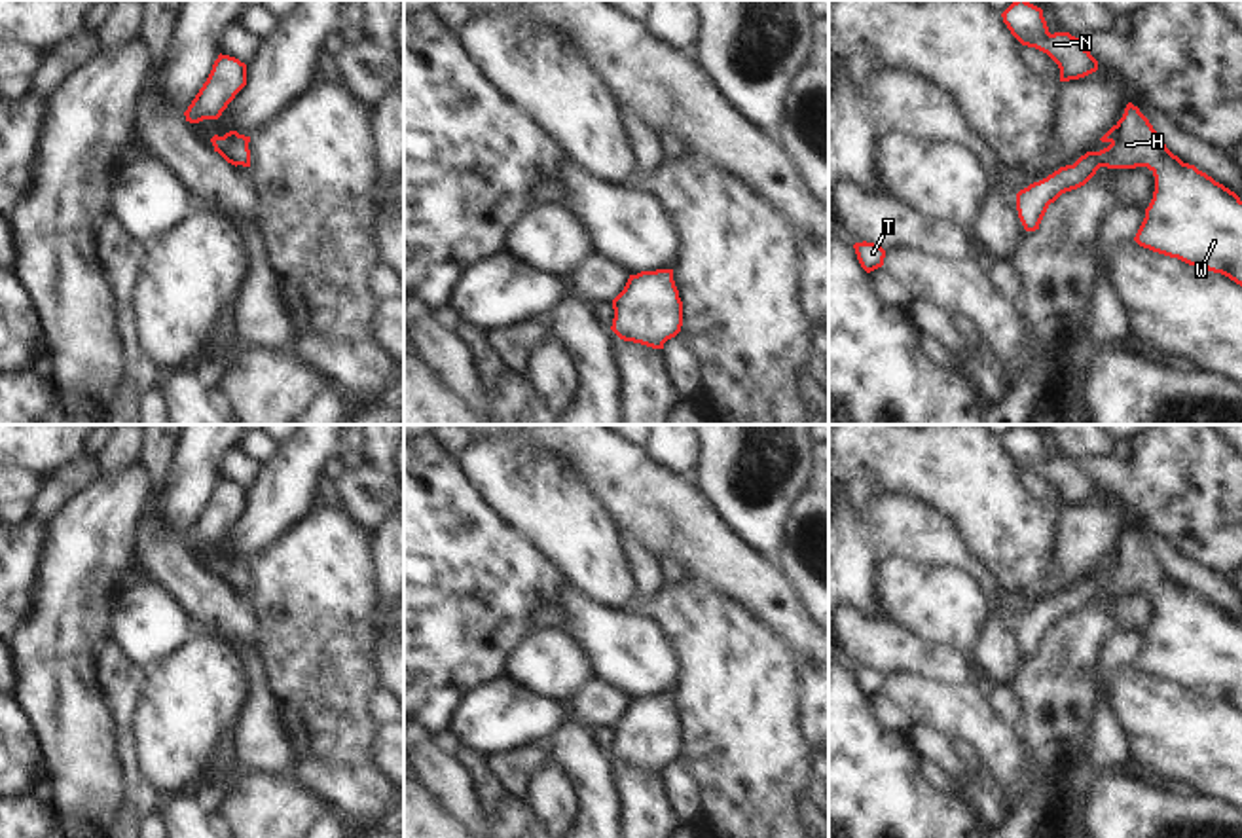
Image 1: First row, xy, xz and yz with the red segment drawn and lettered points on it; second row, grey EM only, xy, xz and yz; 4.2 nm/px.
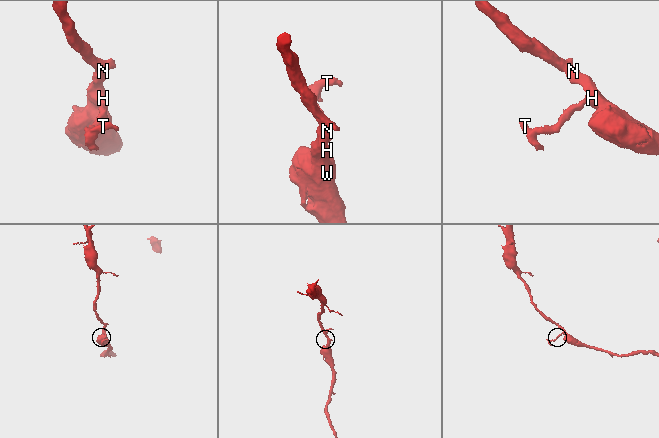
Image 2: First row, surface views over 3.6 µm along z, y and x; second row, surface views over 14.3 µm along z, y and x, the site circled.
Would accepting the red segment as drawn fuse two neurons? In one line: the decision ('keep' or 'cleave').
keep

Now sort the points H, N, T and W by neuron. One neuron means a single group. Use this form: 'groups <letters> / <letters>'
groups H N T W

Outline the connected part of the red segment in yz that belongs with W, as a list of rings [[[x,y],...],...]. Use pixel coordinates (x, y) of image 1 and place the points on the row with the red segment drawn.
[[[1132,102],[1100,140],[1109,146],[1087,152],[1073,165],[1060,167],[1016,193],[1024,229],[1039,229],[1049,205],[1085,186],[1100,167],[1147,167],[1155,176],[1155,191],[1134,241],[1153,252],[1221,273],[1242,286],[1240,197],[1174,155]]]

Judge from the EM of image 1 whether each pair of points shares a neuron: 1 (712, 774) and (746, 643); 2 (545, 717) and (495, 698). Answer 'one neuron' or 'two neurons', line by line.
1: one neuron
2: one neuron

